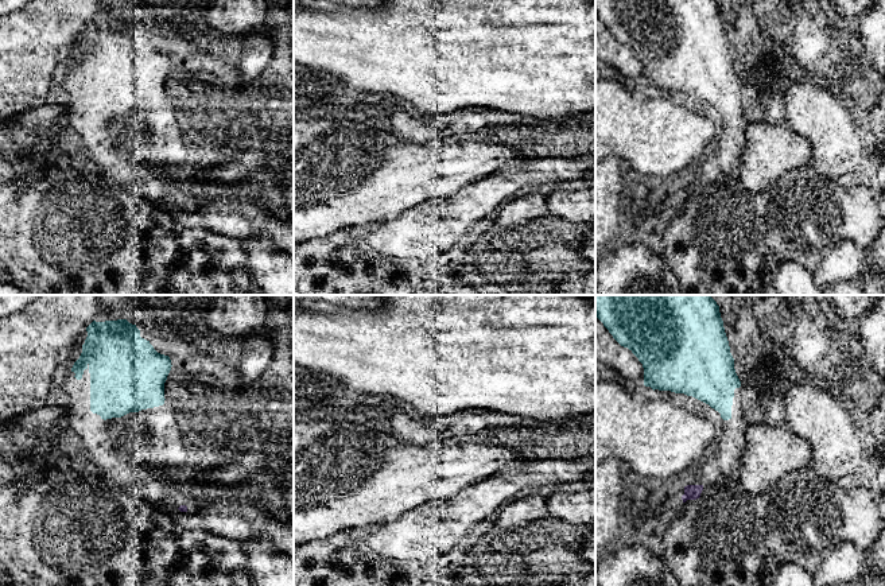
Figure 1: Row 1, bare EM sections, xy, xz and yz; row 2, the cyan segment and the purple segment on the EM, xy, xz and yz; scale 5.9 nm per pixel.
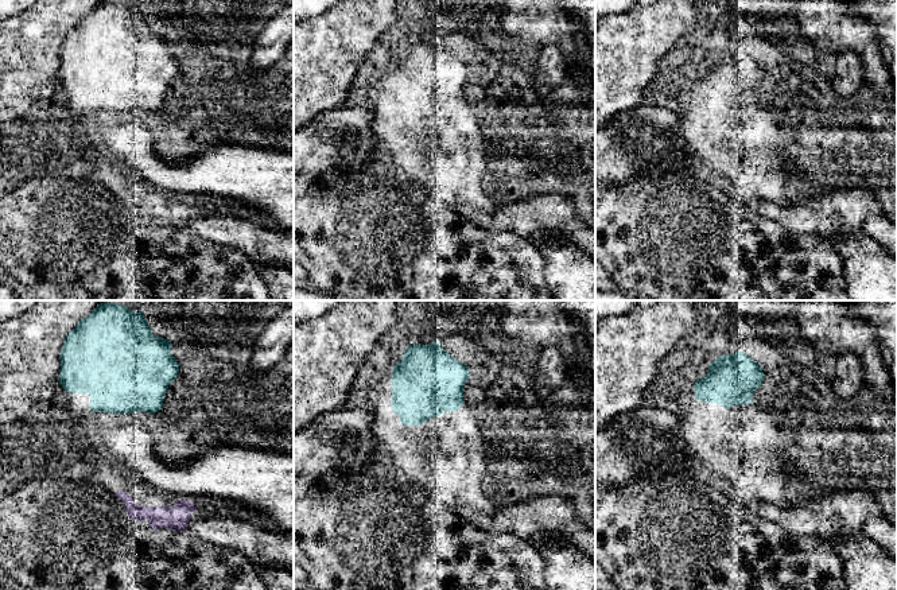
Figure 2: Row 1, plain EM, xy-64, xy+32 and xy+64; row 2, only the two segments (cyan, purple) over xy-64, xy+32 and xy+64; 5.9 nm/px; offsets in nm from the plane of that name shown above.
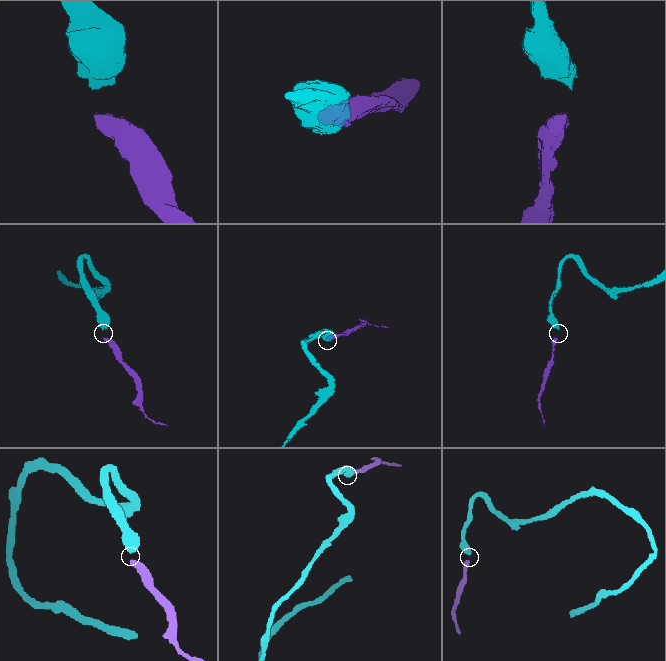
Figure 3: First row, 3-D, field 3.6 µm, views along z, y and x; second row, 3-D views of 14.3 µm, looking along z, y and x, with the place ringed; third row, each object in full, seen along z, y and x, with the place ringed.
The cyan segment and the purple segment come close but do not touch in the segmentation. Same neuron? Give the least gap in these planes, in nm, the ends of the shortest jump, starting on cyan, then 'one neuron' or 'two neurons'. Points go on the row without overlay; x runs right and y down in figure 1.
420 nm apart; from cyan across yz (724, 117), (702, 183); one neuron

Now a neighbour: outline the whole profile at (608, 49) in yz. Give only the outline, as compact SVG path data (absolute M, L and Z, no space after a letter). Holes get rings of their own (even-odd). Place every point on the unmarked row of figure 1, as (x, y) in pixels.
M595 13L595 58L616 67L625 78L644 82L644 66L628 46L621 44Z

